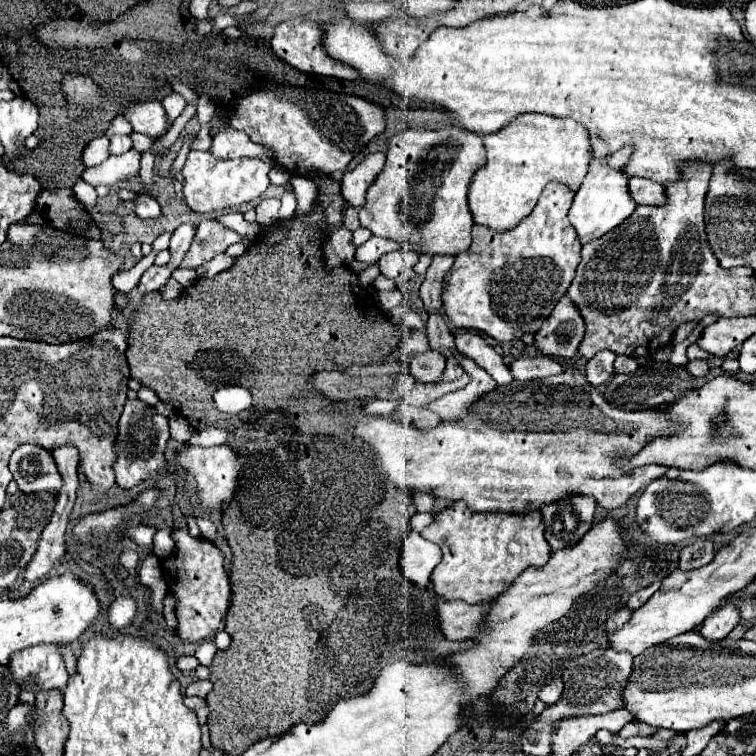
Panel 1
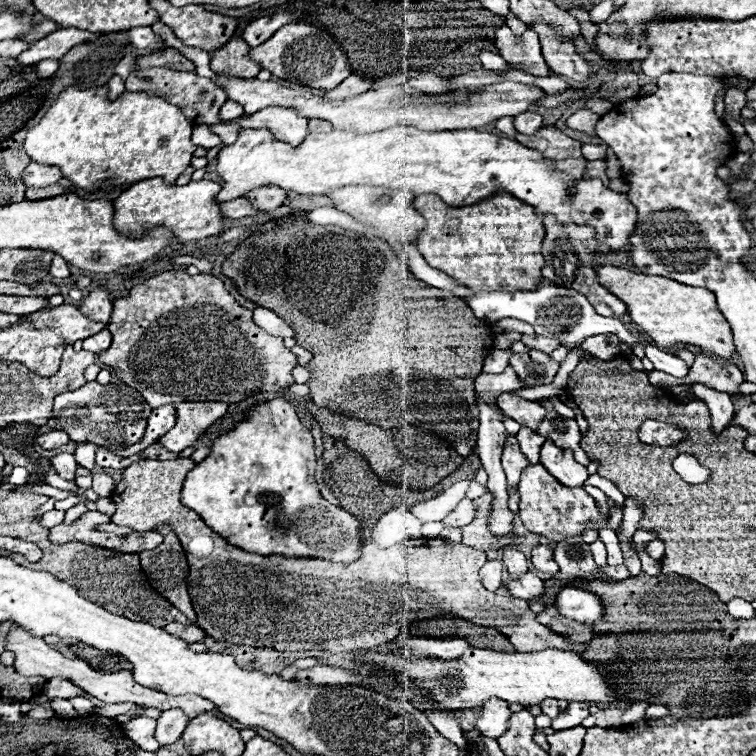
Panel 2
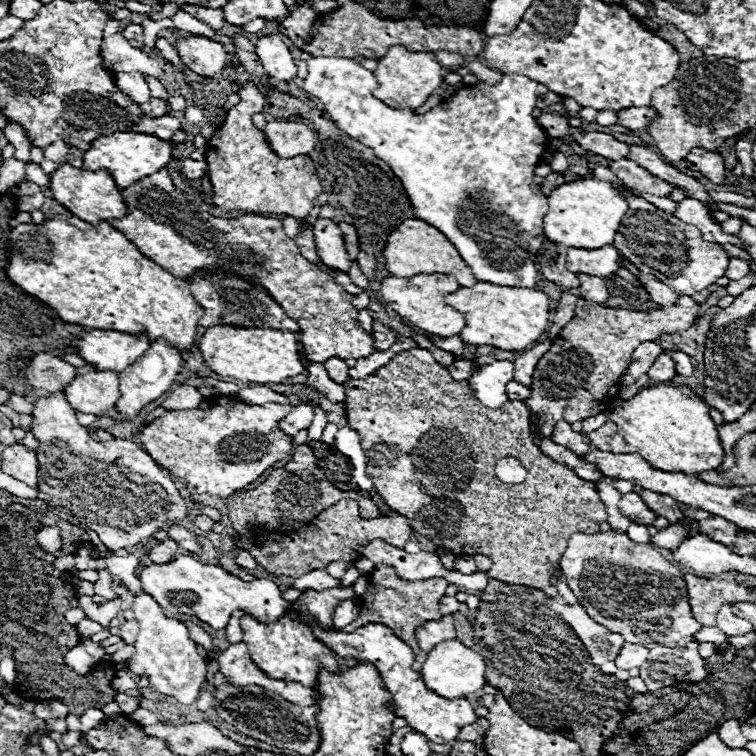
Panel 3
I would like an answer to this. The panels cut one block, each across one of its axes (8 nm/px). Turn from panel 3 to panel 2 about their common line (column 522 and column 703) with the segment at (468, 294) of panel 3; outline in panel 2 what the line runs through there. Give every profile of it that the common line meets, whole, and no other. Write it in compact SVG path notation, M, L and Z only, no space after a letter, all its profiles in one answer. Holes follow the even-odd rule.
M610 264L598 266L596 278L600 286L604 286L608 292L612 292L626 304L630 320L638 324L642 334L650 336L656 346L674 348L674 344L694 344L724 360L732 360L732 356L736 354L730 326L718 310L716 296L710 290L686 286L662 276L636 274Z

